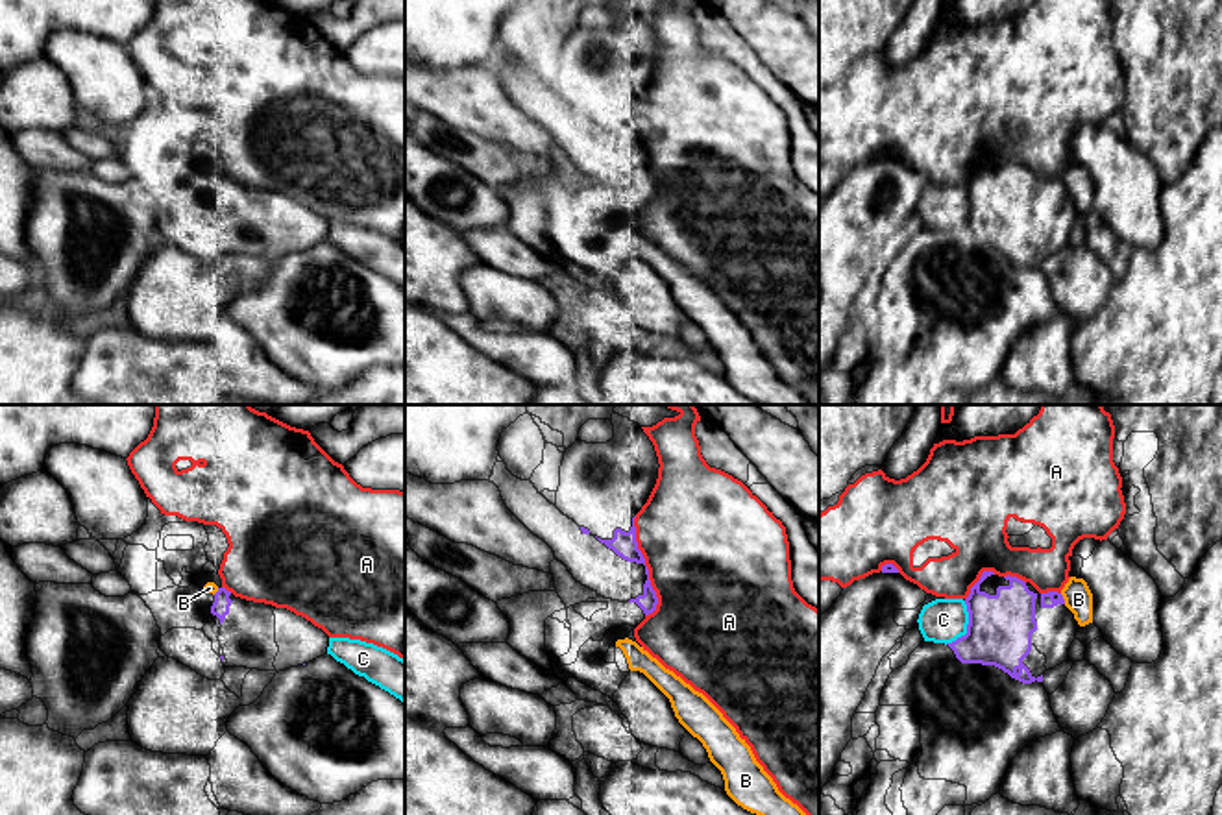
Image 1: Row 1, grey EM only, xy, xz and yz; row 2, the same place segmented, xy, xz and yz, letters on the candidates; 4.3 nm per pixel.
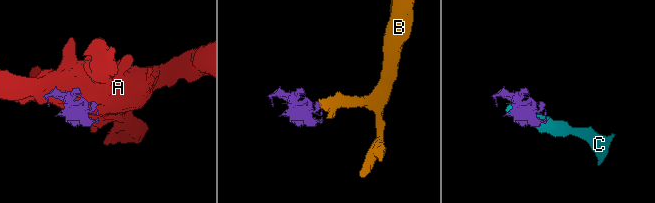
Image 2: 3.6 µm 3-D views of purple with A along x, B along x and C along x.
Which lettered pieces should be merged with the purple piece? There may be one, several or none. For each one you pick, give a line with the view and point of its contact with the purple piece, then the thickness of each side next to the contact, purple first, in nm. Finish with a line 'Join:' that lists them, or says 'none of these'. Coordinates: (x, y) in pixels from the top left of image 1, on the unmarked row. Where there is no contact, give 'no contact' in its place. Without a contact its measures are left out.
Join: none of these

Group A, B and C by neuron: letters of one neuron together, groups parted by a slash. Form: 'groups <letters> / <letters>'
groups A / B / C

